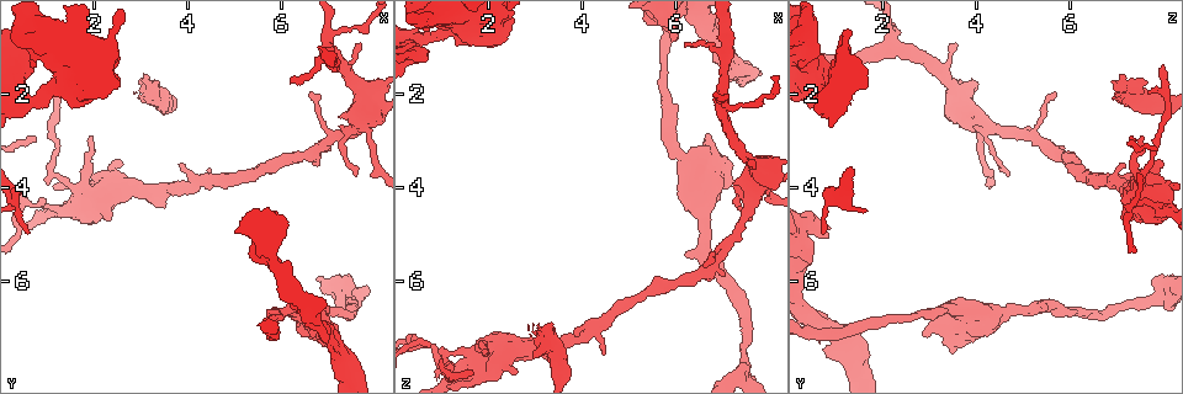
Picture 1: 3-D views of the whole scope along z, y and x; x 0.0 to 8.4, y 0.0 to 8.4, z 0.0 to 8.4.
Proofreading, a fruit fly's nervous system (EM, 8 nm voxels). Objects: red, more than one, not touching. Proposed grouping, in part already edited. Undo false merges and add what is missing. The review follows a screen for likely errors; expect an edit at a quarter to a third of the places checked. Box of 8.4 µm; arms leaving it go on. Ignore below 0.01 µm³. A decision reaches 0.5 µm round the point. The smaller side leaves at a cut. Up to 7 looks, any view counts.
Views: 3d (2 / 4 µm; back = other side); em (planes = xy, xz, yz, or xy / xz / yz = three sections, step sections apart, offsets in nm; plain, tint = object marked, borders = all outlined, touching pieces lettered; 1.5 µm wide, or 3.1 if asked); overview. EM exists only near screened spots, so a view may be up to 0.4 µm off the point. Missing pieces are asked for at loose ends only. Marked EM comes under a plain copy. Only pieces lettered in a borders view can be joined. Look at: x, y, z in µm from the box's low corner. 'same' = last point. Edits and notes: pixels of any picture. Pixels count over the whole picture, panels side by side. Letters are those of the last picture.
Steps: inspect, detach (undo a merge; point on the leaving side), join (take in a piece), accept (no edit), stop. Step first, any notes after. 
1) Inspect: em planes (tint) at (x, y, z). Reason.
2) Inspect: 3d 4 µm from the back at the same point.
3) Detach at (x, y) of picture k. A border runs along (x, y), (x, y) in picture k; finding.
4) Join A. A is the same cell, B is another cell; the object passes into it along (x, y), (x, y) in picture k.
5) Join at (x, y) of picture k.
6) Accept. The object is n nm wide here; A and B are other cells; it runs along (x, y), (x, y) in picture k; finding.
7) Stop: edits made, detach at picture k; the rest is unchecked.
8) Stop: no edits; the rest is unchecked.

Inspect: 3d 2 µm from the back at (6.20, 1.80, 1.00). Branch stops here.

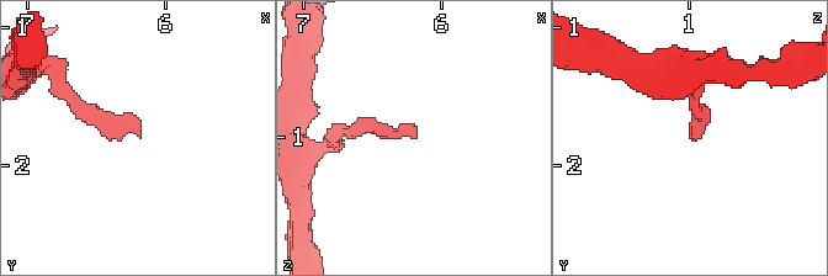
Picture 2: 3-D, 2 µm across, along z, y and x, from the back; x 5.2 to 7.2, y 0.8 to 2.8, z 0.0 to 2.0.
Inspect: em yz step 4 (borders) at (6.18, 1.74, 0.98). Now the EM.

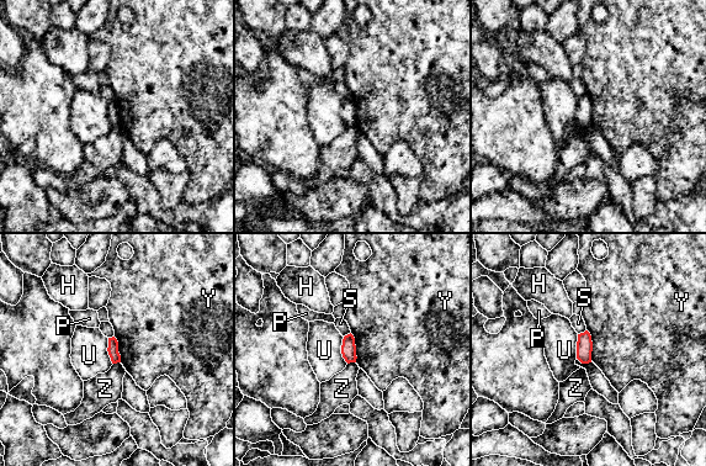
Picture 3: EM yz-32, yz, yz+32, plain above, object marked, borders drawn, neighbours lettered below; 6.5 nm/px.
Inspect: em planes (borders) at the same point.

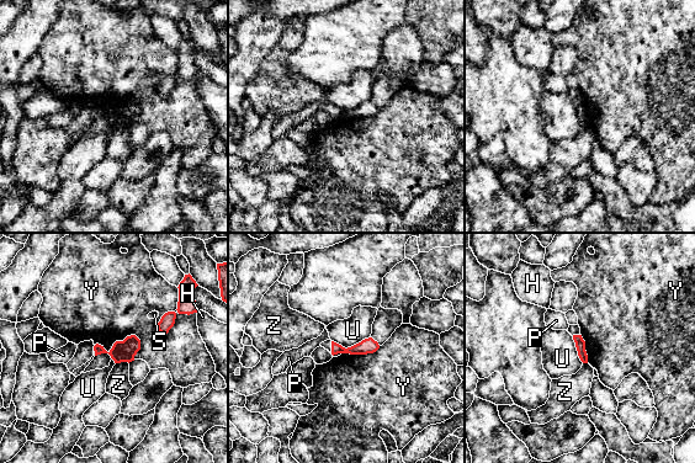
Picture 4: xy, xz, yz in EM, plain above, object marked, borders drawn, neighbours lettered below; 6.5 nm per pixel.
Accept. H, P, S, U, Y and Z are other cells; no lettered piece goes on from it.

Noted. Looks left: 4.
Inspect: em yz step 4 (borders) at (6.00, 5.05, 0.80). Branch stops here.

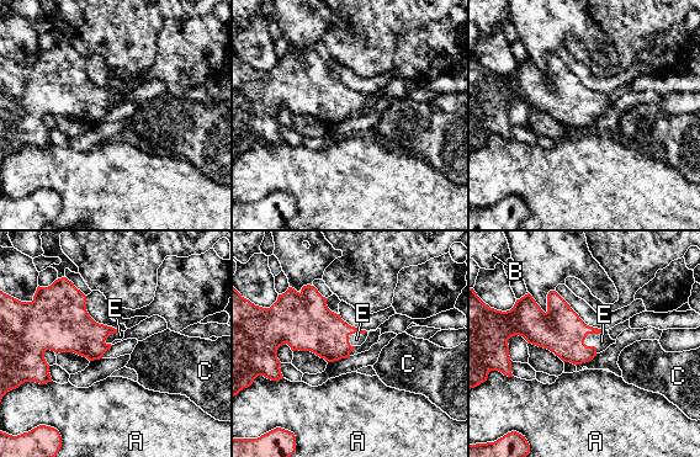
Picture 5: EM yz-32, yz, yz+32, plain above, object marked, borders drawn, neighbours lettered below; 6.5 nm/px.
Inspect: em planes (borders) at the same point.

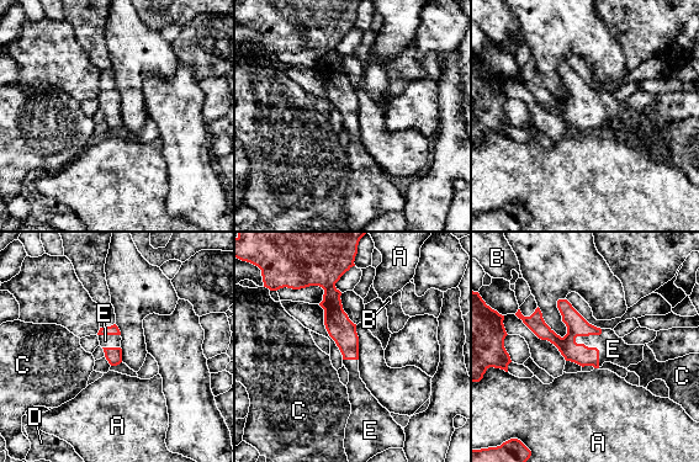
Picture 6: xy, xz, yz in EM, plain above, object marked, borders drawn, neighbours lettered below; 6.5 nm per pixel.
Join E. The longest contact is with E, 260 nm; E is the same cell, A, B, C and D are other cells; it goes on there.

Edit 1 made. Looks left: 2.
Inspect: em planes (borders) at (6.75, 7.15, 2.85). Branch stops here.

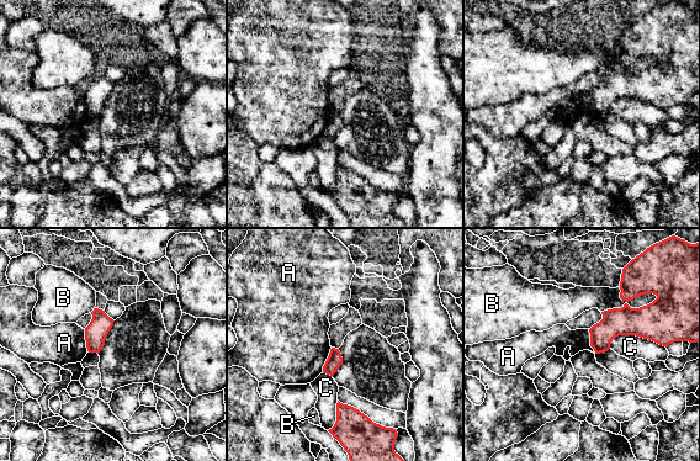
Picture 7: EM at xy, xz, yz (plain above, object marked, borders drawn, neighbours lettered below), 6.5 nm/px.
Accept. A, B and C are other cells; a border runs along (332, 348), (322, 371) in picture 7; none of them fits.

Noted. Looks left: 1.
Stop: edits made, join at picture 6; the rest is unchecked.

